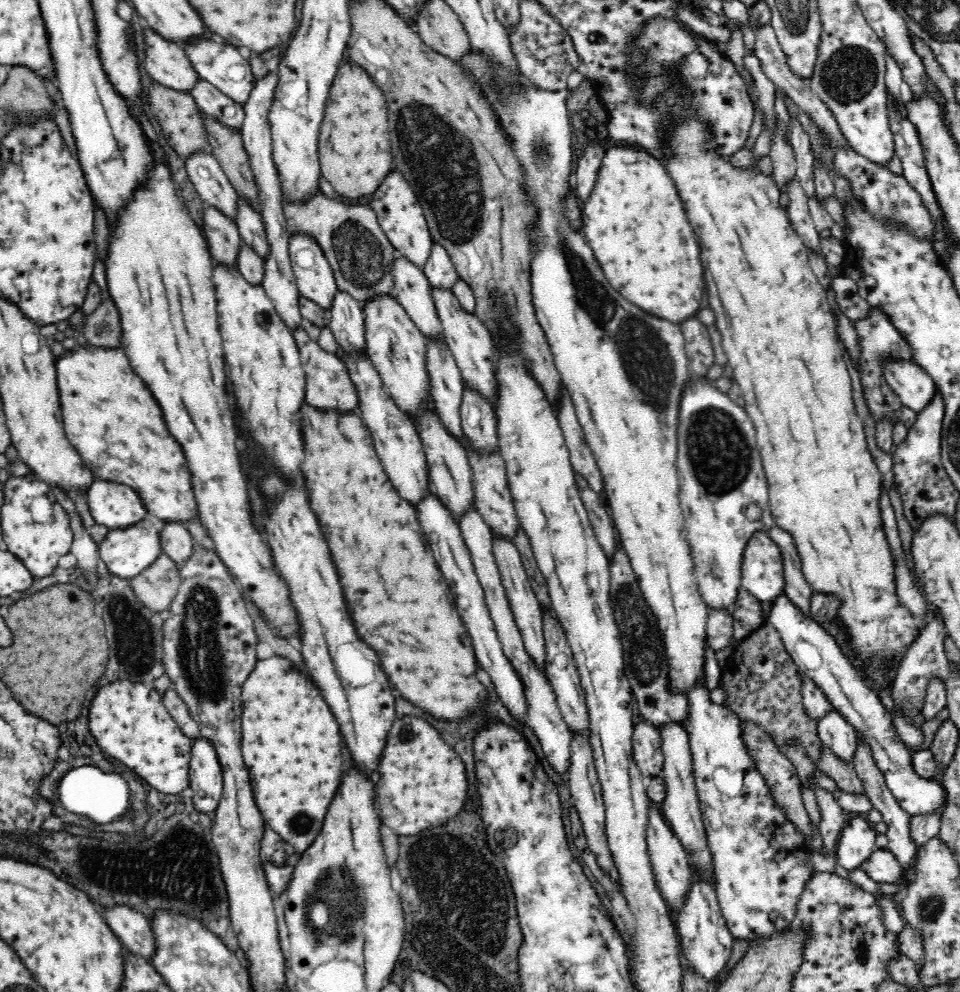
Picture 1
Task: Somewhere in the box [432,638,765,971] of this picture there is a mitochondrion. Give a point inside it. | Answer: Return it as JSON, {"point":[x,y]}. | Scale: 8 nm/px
{"point":[475,923]}

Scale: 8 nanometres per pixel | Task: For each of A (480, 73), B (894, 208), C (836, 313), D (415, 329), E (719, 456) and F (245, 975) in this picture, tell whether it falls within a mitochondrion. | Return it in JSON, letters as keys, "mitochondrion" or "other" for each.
{"A":"other","B":"mitochondrion","C":"other","D":"other","E":"mitochondrion","F":"other"}

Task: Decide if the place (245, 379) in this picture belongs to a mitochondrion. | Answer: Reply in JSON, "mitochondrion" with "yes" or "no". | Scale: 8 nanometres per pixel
{"mitochondrion":"no"}

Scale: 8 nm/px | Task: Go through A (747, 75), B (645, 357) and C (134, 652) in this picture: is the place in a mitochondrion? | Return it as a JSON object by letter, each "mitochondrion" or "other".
{"A":"other","B":"mitochondrion","C":"mitochondrion"}

